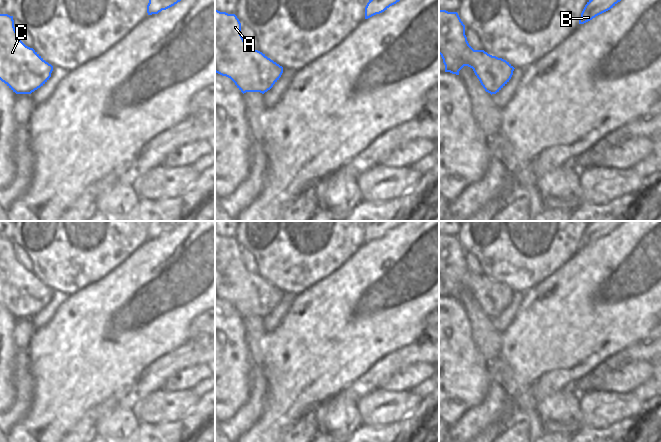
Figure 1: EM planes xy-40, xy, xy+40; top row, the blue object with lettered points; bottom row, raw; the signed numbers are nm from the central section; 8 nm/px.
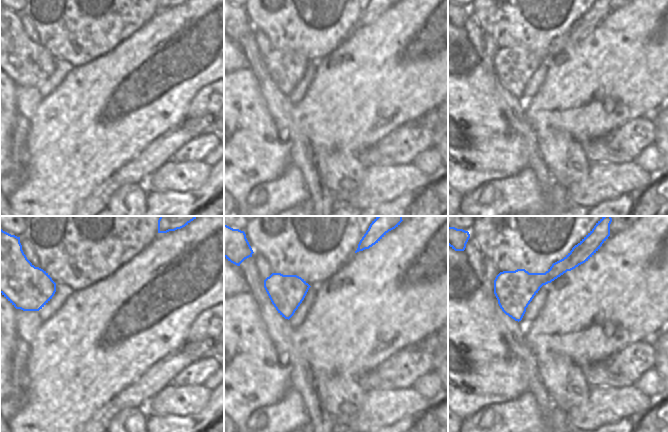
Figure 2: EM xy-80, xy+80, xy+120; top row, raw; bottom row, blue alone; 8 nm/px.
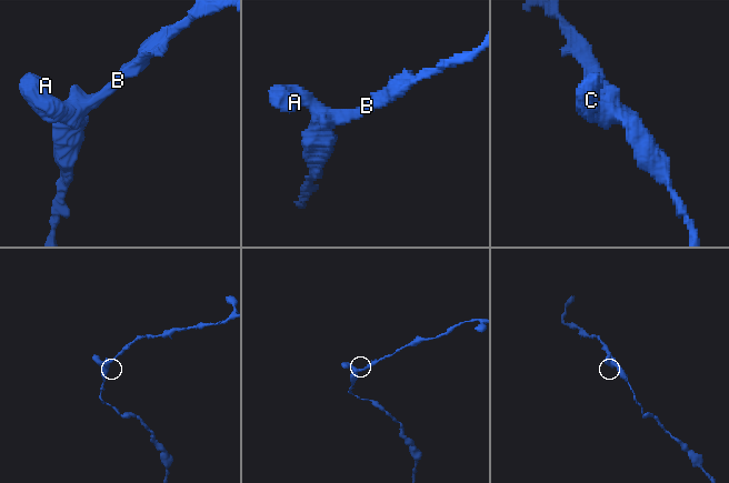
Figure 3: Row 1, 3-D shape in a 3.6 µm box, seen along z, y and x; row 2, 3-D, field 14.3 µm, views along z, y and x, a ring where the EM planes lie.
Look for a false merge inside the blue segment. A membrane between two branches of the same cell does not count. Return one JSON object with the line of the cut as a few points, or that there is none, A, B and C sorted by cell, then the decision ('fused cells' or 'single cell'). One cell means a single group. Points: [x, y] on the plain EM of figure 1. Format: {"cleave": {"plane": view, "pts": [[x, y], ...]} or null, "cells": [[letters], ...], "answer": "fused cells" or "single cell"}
{"cleave": null, "cells": [["A", "B", "C"]], "answer": "single cell"}

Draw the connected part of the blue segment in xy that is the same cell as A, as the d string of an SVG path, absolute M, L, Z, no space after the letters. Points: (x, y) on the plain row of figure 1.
M215 233L215 296L230 302L243 318L264 318L279 304L283 291L245 267L235 238Z

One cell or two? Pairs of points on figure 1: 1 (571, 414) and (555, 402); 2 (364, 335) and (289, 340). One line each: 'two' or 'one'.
1: one
2: one

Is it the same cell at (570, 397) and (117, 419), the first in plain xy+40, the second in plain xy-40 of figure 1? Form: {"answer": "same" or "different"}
{"answer": "same"}

